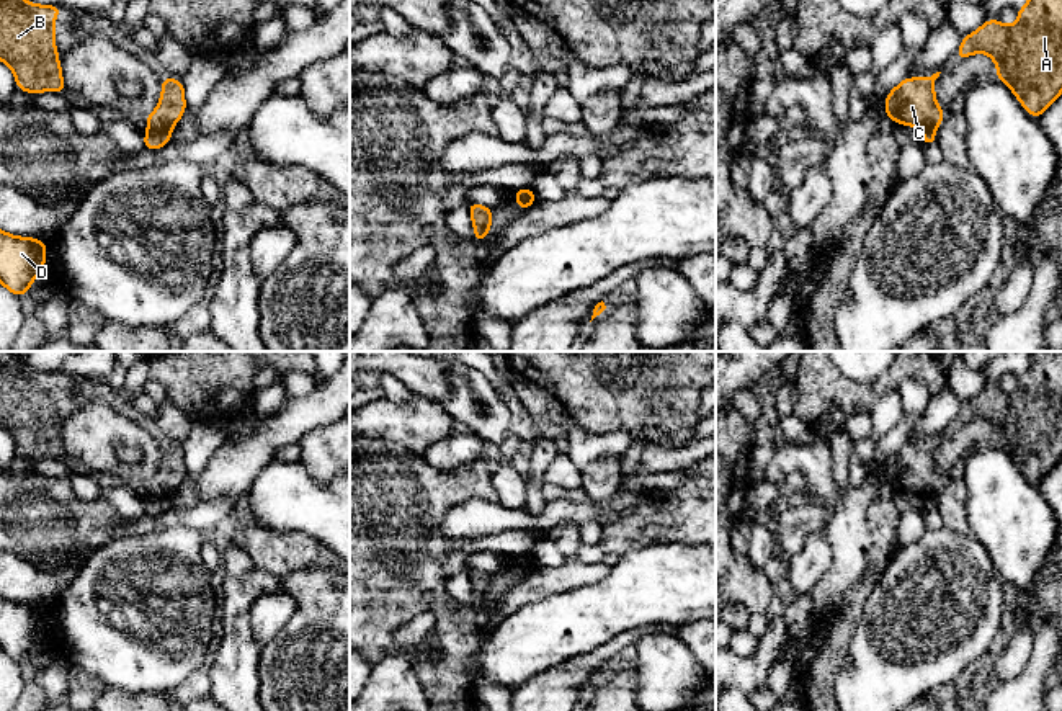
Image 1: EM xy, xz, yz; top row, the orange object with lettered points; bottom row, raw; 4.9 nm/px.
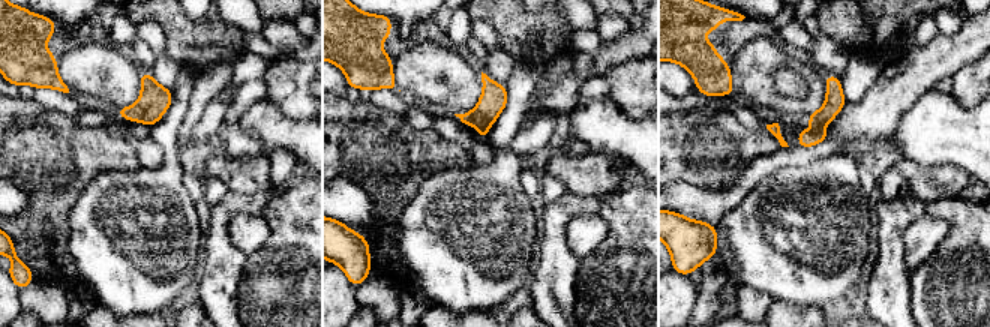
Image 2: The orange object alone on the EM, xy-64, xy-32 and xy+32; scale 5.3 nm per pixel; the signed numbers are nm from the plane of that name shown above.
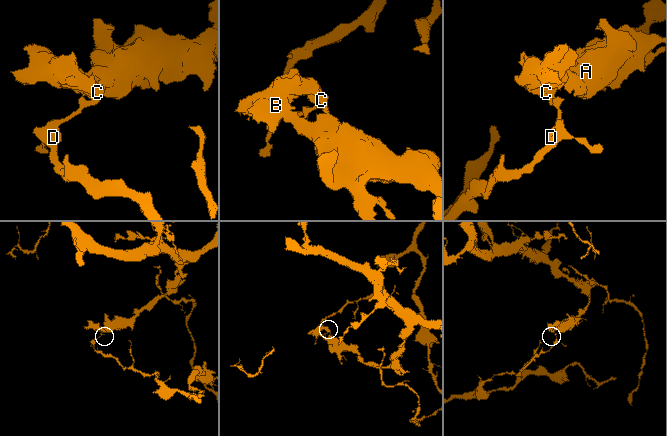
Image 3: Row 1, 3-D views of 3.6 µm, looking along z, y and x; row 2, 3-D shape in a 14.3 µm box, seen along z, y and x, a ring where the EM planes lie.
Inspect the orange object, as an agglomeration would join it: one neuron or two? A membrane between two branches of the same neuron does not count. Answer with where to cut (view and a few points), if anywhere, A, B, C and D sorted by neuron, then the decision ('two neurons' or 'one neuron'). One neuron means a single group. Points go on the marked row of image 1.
cut xy (169, 129), (151, 133); groups A B C / D; two neurons

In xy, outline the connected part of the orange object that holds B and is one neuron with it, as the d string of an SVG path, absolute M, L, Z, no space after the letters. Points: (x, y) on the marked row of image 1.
M0 0L0 60L15 74L16 90L64 93L54 21L64 8Z

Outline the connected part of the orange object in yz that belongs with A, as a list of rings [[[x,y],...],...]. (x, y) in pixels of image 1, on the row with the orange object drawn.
[[[1028,0],[1018,8],[1018,20],[1005,26],[985,20],[962,38],[956,60],[972,54],[988,54],[997,75],[1039,119],[1047,106],[1062,95],[1062,0]]]

